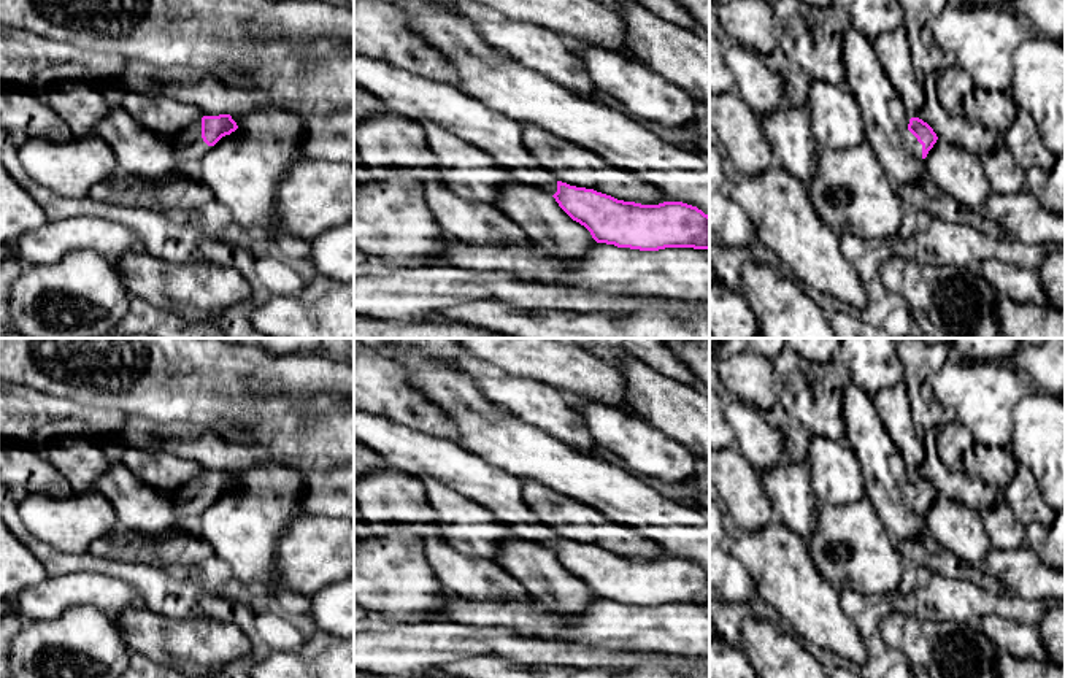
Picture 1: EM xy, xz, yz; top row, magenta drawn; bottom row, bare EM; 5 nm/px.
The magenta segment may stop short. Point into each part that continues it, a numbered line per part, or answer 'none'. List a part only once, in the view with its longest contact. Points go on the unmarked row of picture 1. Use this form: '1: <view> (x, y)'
1: yz (913, 500)

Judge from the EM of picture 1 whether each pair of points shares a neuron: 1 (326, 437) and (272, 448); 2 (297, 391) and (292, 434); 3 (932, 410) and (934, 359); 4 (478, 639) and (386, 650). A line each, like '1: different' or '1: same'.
1: same
2: different
3: same
4: same

